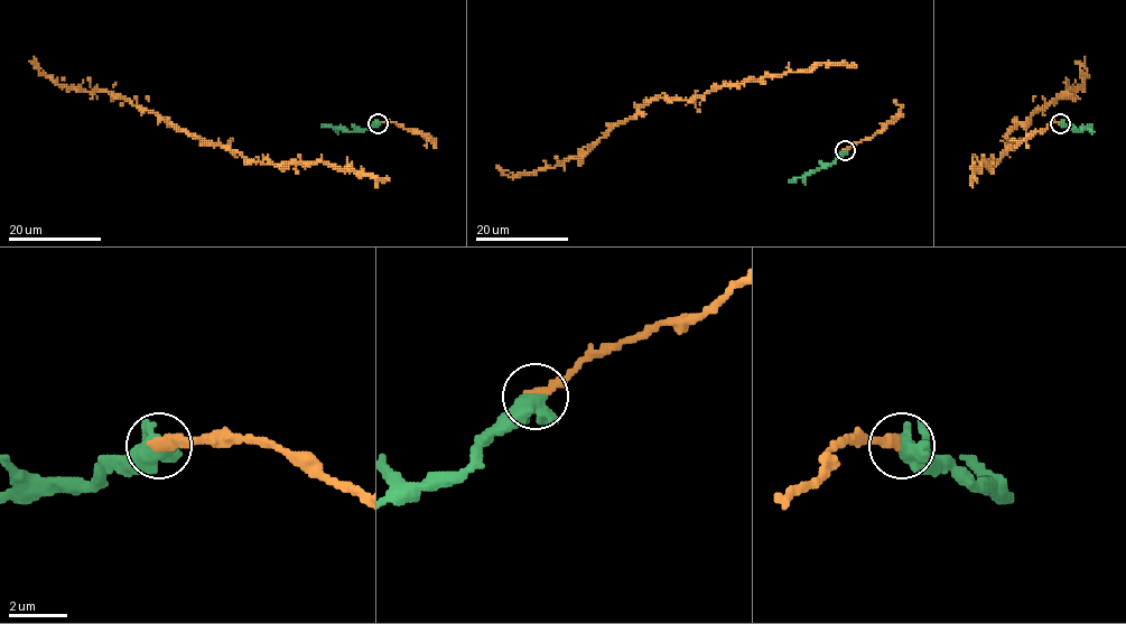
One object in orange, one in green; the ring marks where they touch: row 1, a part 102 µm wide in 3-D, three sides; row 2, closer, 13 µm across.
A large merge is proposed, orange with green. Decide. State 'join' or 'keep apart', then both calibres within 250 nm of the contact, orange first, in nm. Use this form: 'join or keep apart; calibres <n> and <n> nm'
join; calibres 400 and 480 nm

